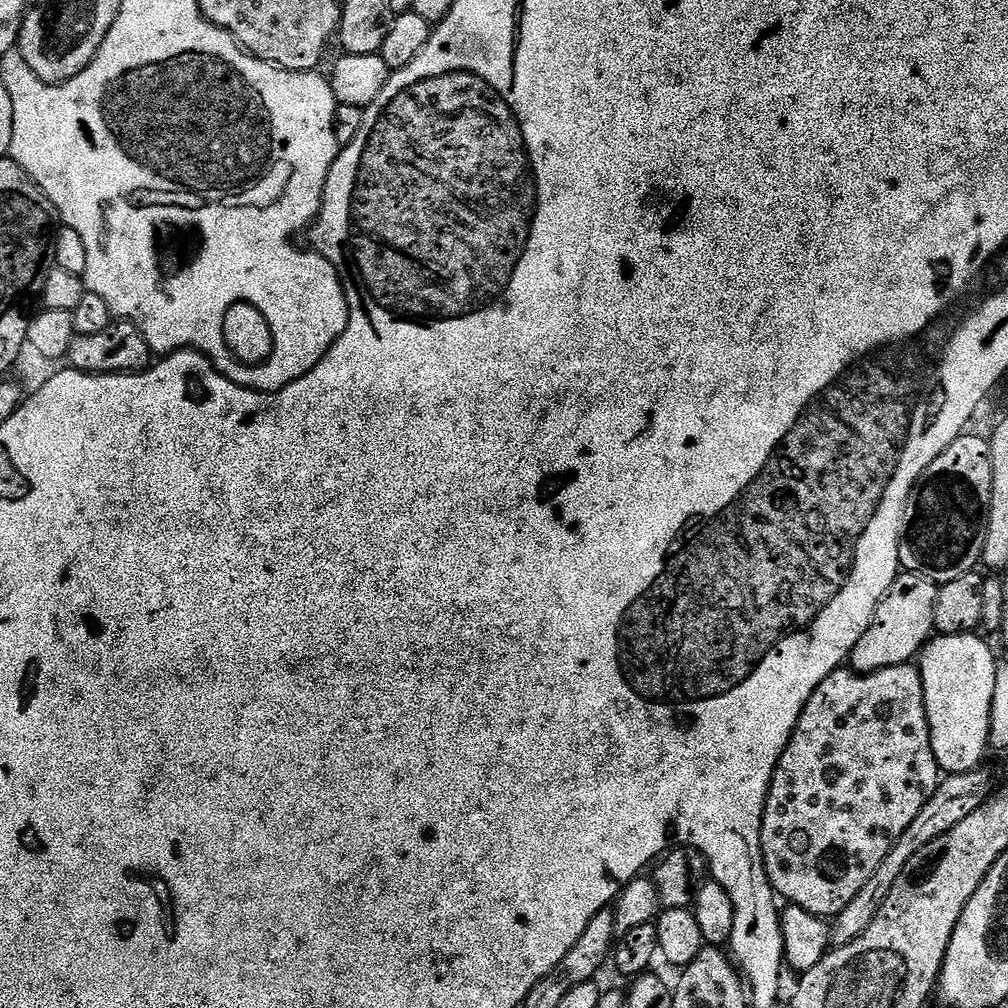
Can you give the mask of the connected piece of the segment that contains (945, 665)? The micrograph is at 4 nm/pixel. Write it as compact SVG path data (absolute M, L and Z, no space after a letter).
M937 635L921 651L918 667L923 680L924 709L927 711L931 728L931 748L941 771L947 775L972 772L983 763L983 756L989 747L989 720L992 713L994 681L997 677L997 657L991 648L979 637L966 635Z

